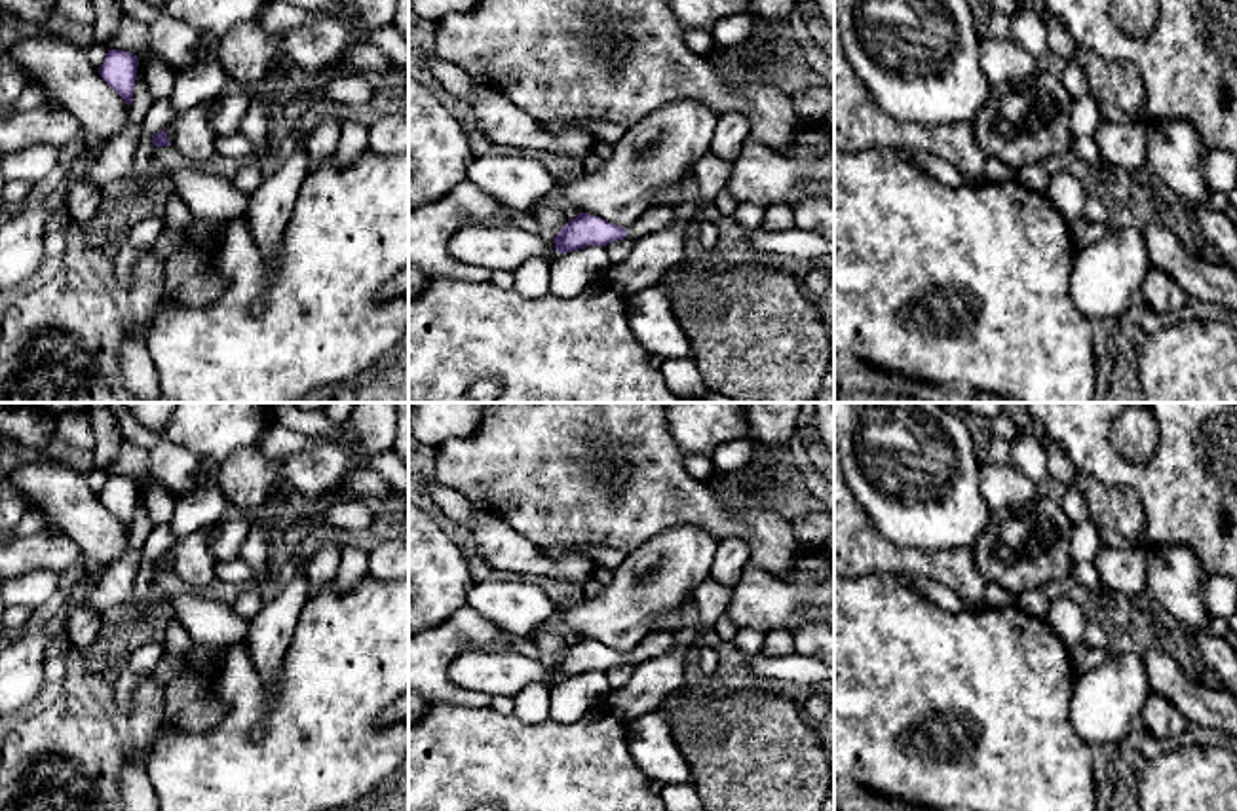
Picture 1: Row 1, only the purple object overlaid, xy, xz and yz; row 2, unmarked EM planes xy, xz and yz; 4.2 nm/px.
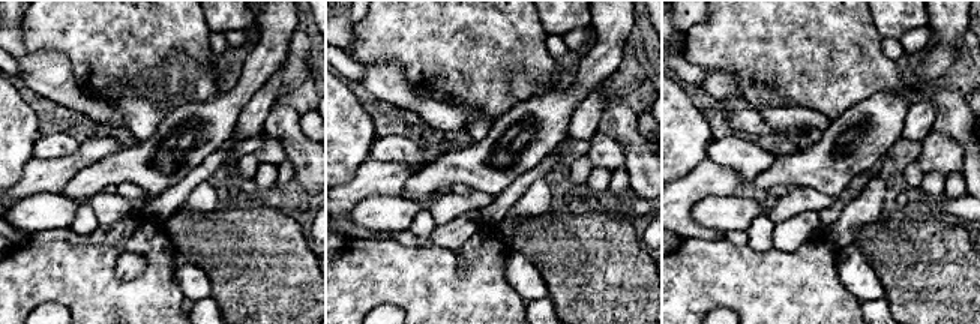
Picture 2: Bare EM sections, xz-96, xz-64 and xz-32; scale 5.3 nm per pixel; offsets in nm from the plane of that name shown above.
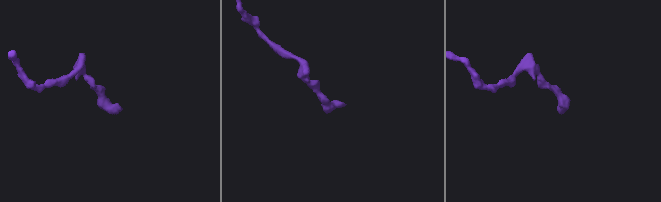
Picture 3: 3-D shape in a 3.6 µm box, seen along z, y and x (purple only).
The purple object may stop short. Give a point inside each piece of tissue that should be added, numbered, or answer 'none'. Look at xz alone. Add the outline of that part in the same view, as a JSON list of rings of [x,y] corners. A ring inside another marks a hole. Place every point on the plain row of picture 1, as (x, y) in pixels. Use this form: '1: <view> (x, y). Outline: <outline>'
1: xz (656, 642). Outline: [[[650,631],[642,642],[627,651],[627,663],[638,667],[640,663],[659,657],[676,646],[675,634],[665,631]]]

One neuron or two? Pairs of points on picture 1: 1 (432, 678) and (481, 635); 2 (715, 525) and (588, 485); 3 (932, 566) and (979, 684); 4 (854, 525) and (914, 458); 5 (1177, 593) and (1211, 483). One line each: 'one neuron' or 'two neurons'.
1: one neuron
2: one neuron
3: two neurons
4: two neurons
5: two neurons

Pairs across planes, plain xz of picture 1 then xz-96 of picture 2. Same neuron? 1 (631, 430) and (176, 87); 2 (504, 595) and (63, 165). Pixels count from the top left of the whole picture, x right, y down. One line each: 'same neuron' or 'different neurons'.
1: different neurons
2: different neurons

